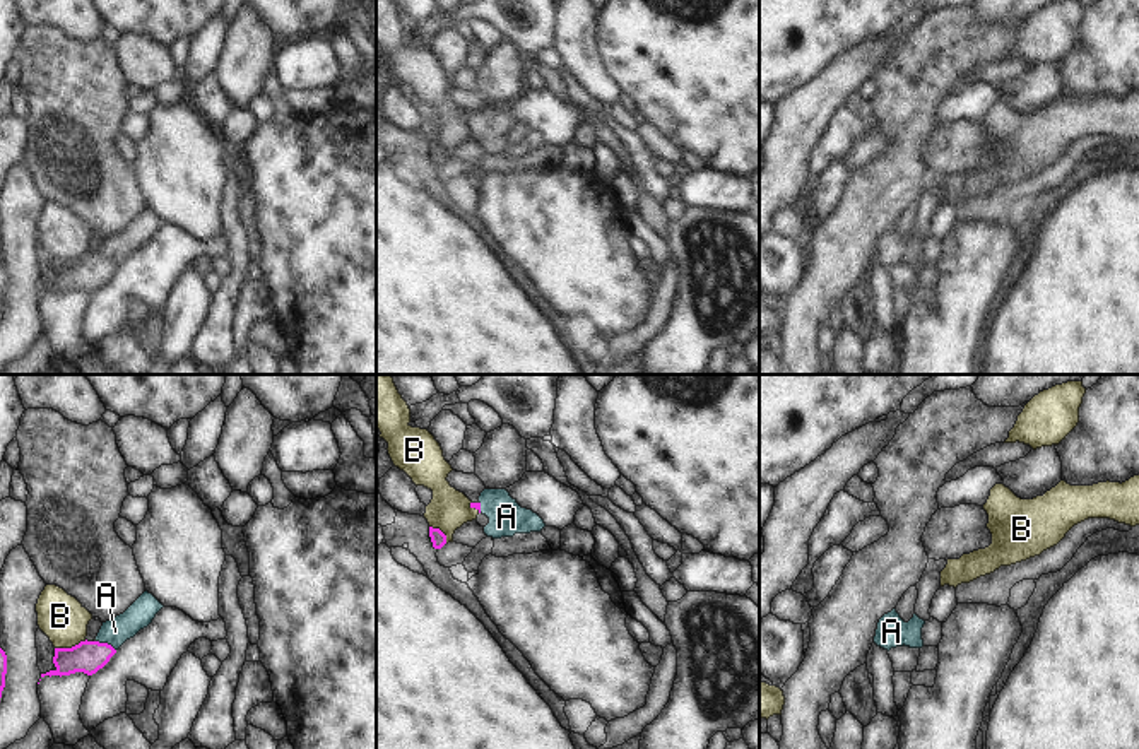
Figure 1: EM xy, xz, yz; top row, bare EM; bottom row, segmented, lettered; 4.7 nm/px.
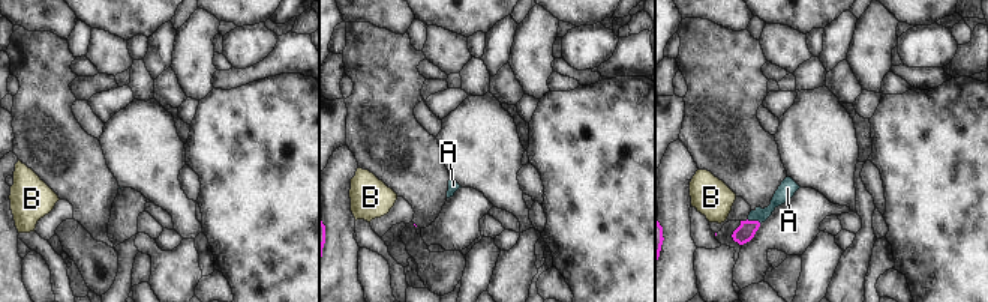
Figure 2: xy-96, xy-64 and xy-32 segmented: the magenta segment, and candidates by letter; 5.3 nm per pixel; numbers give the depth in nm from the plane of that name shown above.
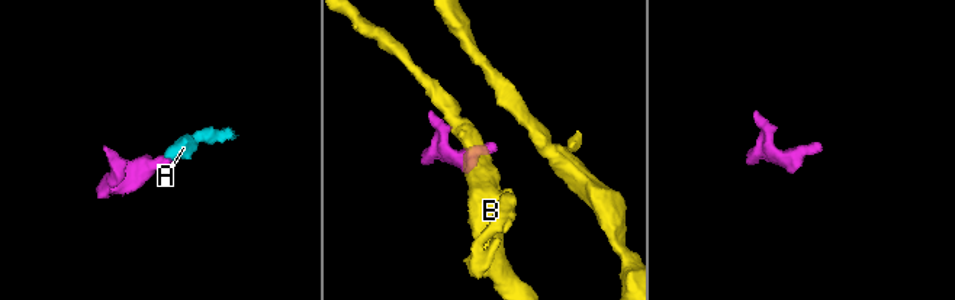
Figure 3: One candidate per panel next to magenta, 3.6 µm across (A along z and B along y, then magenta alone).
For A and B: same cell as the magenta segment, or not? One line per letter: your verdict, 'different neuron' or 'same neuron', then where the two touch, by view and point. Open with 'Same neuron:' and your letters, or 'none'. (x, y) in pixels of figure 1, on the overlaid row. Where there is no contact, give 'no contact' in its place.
Same neuron: A
A: same neuron | xy (106, 643)
B: different neuron | xy (72, 647)

